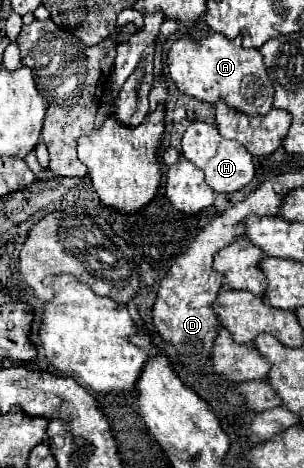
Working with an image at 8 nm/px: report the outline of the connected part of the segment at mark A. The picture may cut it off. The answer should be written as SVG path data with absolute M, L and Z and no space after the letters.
M208 32L200 38L186 34L172 42L166 66L180 92L192 98L214 104L222 96L228 106L246 114L266 114L272 108L272 84L266 76L262 54L256 48L244 48L240 36L230 40L220 32Z

